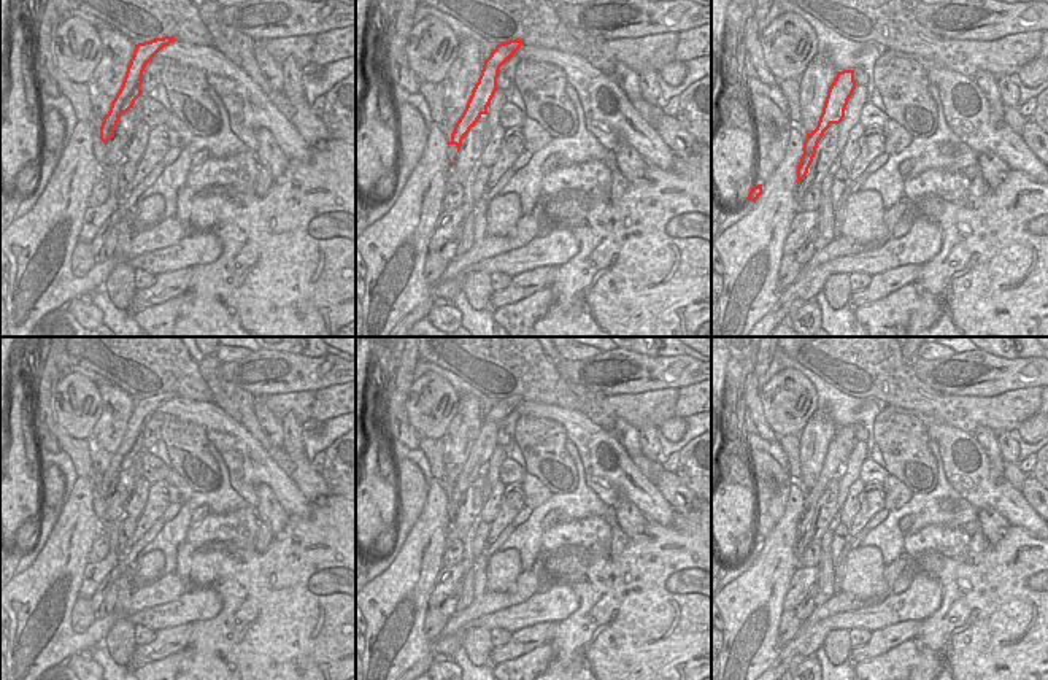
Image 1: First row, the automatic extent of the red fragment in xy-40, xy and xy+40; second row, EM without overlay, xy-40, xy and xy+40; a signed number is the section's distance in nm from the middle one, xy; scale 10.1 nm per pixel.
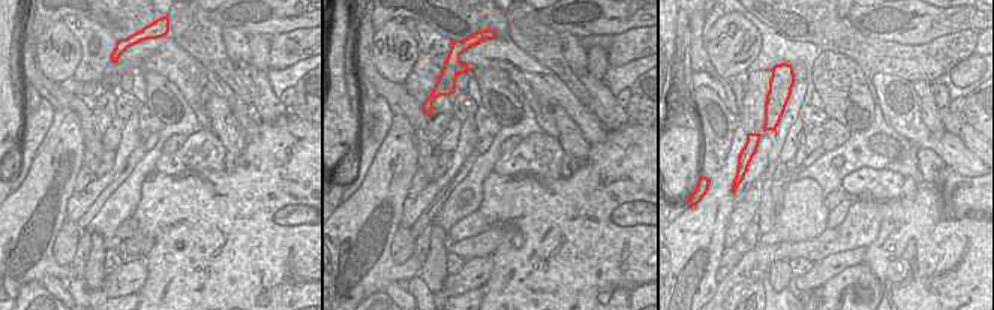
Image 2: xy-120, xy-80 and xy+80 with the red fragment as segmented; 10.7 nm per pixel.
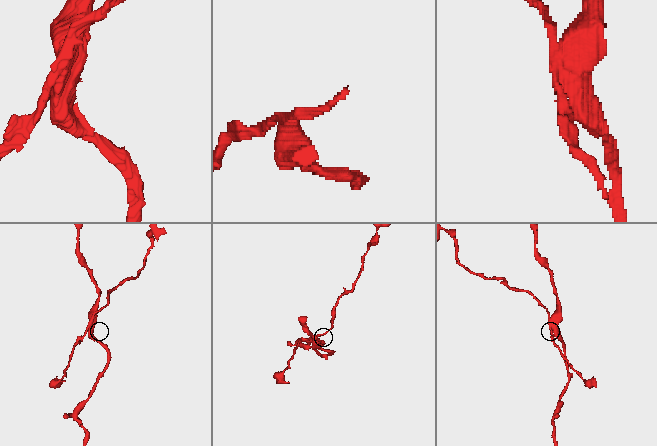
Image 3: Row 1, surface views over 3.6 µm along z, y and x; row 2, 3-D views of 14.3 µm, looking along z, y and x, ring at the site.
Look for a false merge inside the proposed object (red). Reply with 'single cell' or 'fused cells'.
fused cells

